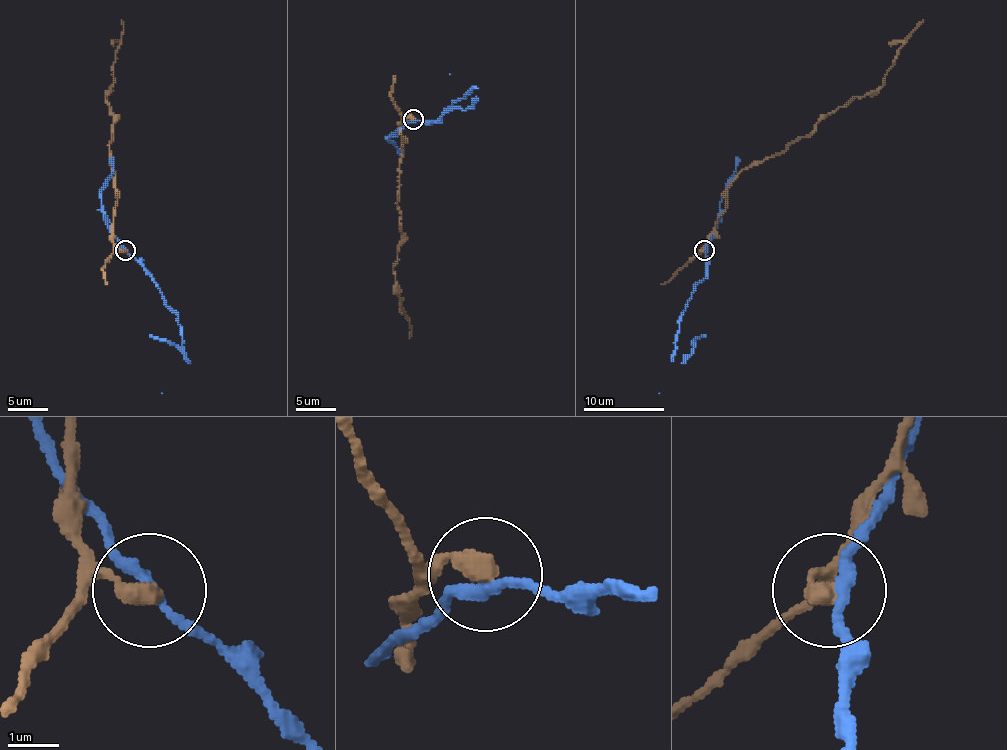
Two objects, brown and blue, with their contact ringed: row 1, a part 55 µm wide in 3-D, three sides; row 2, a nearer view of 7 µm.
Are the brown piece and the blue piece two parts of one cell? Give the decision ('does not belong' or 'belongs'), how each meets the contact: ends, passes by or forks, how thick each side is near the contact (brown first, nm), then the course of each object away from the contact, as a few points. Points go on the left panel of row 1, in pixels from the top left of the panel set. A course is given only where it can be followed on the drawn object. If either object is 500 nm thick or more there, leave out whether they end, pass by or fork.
does not belong; brown ends there; blue passes by; 420 nm thick on the brown side, 200 nm on the other; brown runs (125, 250), (119, 250), (113, 242), (117, 189), (109, 143), (113, 119), (105, 99), (113, 85), (121, 20); blue runs (125, 250), (152, 276), (162, 298), (178, 316), (184, 355), (176, 347), (150, 335)

